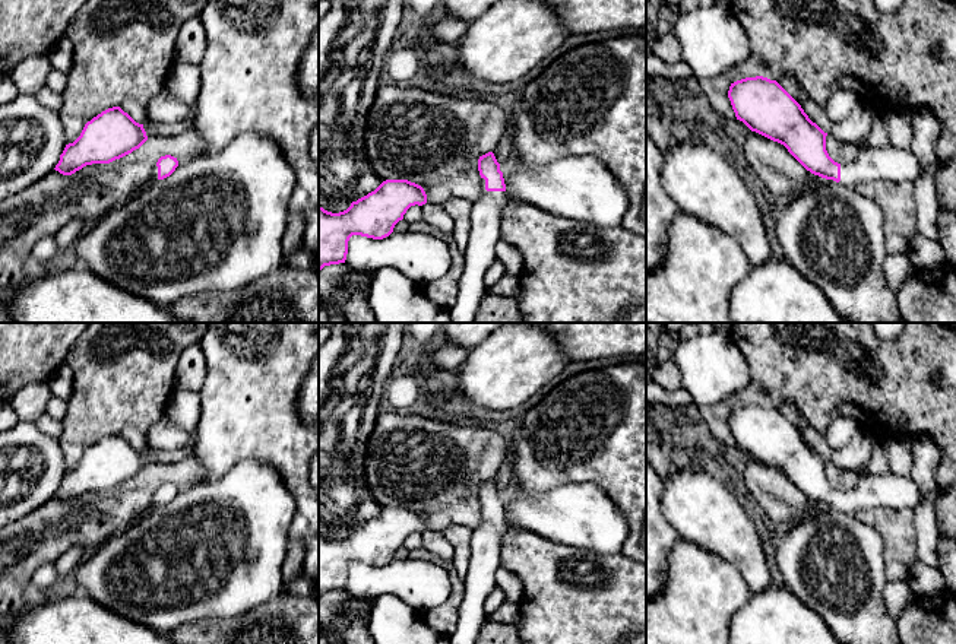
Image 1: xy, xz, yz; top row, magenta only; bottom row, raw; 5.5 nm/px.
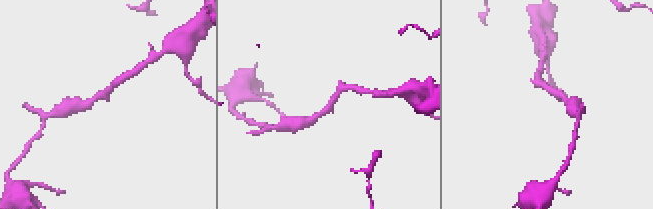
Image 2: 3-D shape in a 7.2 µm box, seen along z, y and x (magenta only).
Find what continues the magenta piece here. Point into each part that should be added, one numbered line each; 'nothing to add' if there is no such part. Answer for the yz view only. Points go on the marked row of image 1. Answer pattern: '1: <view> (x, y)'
1: yz (890, 164)

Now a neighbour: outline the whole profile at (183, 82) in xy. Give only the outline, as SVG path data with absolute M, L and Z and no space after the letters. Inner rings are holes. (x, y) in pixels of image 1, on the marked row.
M175 60L165 82L165 88L175 98L193 107L200 89L200 67L196 64Z

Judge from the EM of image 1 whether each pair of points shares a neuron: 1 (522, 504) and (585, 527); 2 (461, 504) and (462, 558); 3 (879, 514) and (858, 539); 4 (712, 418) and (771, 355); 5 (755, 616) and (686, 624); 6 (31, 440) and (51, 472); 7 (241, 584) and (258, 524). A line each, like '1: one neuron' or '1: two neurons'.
1: one neuron
2: two neurons
3: two neurons
4: one neuron
5: two neurons
6: one neuron
7: one neuron

